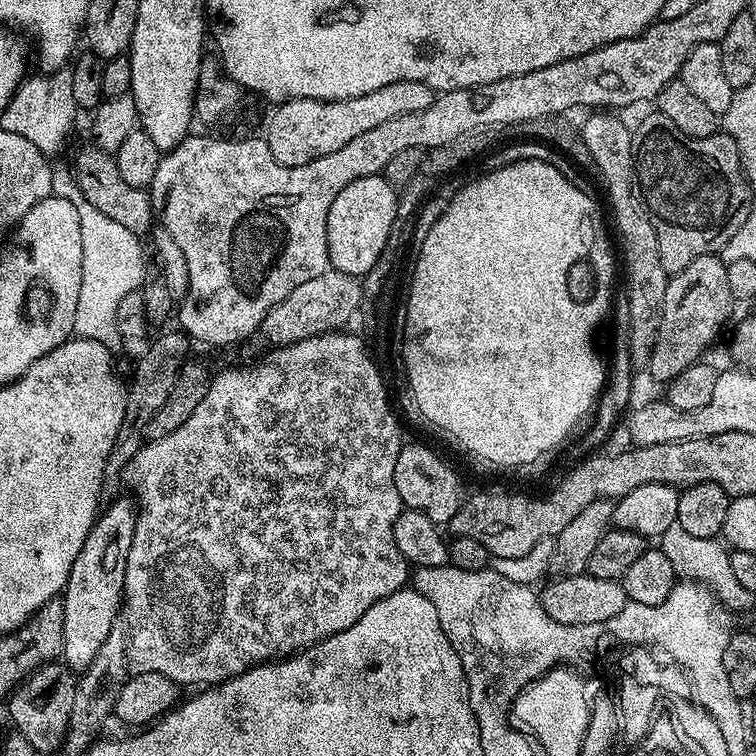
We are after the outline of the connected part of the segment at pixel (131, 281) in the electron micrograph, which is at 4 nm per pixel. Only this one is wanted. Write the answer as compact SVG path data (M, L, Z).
M59 166L52 170L52 195L61 196L70 202L78 210L78 222L82 225L82 286L78 286L78 310L74 310L73 333L81 340L97 340L102 342L109 350L116 350L121 347L120 335L118 334L118 305L126 294L139 291L143 287L144 277L148 274L144 252L140 249L141 237L137 233L126 230L114 218L106 218L98 206L94 206L82 194L82 190L76 184L76 177L71 171L68 172Z

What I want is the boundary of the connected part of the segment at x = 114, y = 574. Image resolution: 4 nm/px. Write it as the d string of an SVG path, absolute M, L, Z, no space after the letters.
M131 495L117 496L97 515L86 542L82 542L82 550L78 550L78 558L74 558L74 566L62 593L66 614L66 622L62 624L62 660L73 670L83 670L94 662L94 654L98 654L102 642L106 642L106 634L110 634L121 615L126 562L134 538L137 511Z

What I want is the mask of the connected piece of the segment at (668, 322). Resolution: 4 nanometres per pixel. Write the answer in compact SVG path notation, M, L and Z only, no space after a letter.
M713 254L694 258L686 270L675 273L666 286L666 298L662 302L662 322L660 333L656 335L656 345L646 365L646 371L661 386L667 385L682 370L697 363L700 356L724 328L734 301L730 285L726 282L726 264L719 255Z

